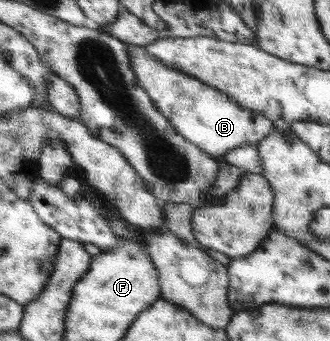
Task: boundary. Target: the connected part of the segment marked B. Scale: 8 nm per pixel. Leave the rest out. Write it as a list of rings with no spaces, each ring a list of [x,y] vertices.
[[[126,45],[129,66],[135,80],[151,97],[159,112],[175,127],[175,131],[189,143],[195,144],[205,155],[223,159],[225,155],[244,145],[258,145],[273,129],[273,121],[263,114],[253,113],[233,100],[221,89],[209,86],[194,76],[161,64],[157,58],[137,45]]]

